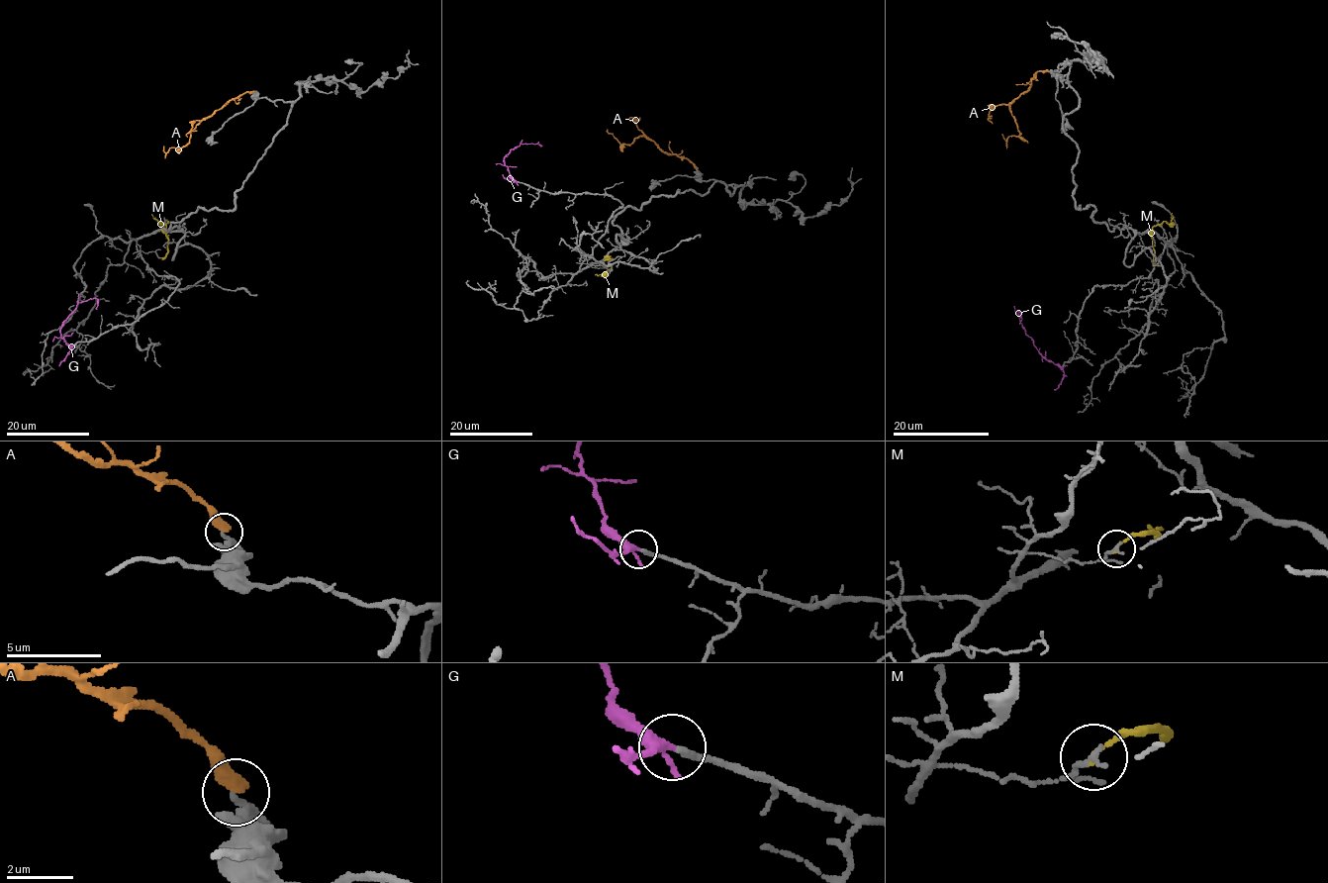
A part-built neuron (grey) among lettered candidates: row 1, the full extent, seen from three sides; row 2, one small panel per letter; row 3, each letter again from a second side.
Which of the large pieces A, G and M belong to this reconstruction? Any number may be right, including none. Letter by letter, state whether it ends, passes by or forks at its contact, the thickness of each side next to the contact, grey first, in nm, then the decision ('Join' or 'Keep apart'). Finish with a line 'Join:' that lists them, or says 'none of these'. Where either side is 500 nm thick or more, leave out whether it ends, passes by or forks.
A: It ends there. Thickness 400 nm (grey) against 440 nm. Keep apart
G: It passes by. Thickness 240 nm (grey) against 320 nm. Join
M: It ends there. Thickness 180 nm (grey) against 120 nm. Keep apart
Join: G

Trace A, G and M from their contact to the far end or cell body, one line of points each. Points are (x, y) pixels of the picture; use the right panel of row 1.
A: (1048, 70), (1039, 70), (1031, 80), (1031, 86), (1010, 104), (1019, 137), (1010, 136), (1006, 142), (1002, 135)
G: (1062, 365), (1049, 362), (1042, 354), (1025, 332), (1019, 312), (1019, 324)
M: (1158, 263), (1154, 263), (1152, 229), (1164, 221), (1170, 224), (1172, 213)

